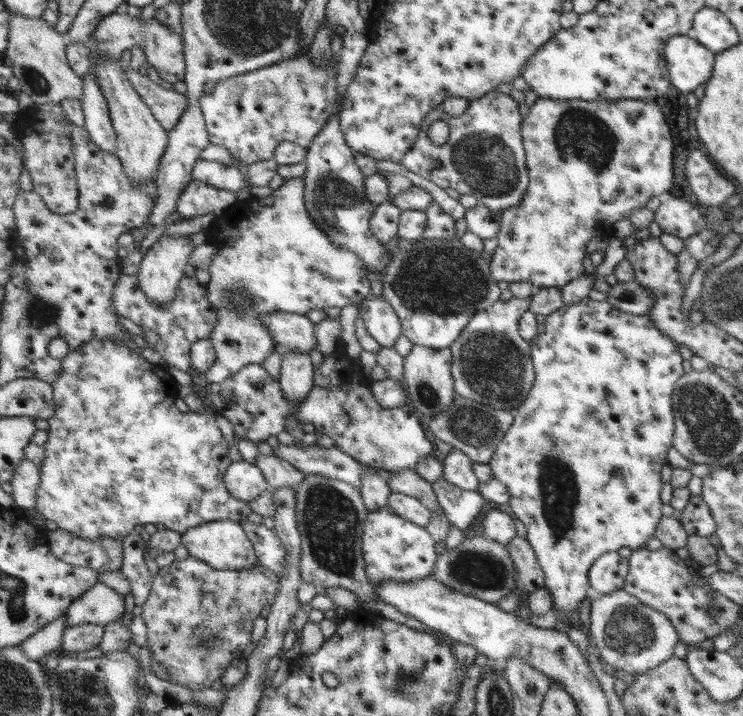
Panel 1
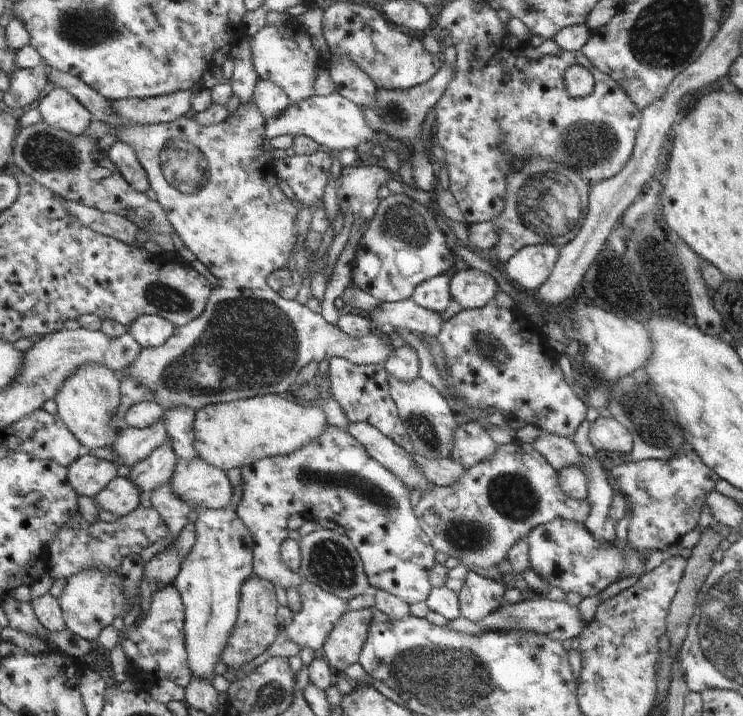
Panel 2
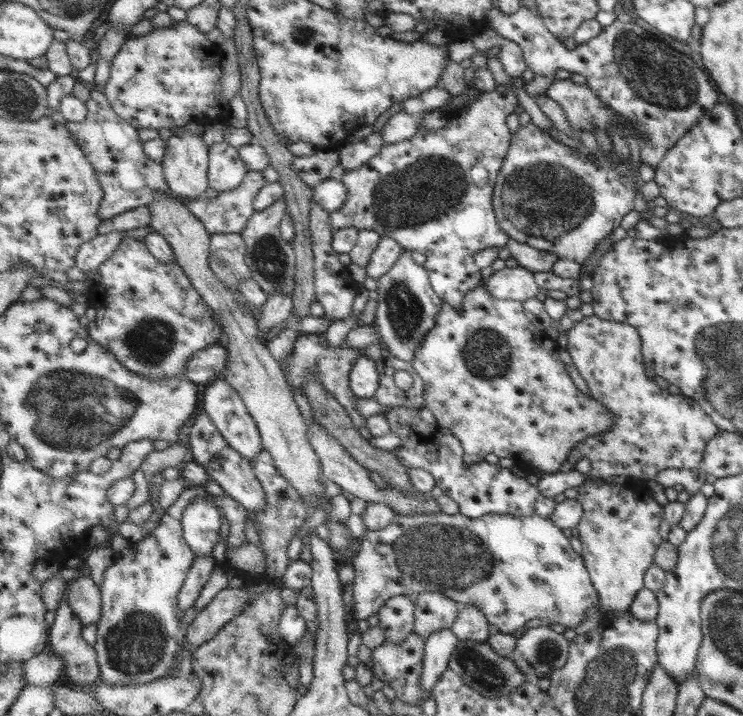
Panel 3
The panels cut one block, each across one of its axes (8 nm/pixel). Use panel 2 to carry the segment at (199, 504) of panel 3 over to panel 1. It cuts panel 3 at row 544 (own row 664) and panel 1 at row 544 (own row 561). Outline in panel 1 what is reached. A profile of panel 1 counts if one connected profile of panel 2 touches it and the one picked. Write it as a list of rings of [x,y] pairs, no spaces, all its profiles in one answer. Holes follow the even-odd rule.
[[[209,522],[205,526],[197,526],[183,534],[183,546],[189,550],[191,556],[207,562],[217,570],[253,570],[261,566],[261,558],[255,550],[253,540],[245,534],[245,528],[237,522]]]

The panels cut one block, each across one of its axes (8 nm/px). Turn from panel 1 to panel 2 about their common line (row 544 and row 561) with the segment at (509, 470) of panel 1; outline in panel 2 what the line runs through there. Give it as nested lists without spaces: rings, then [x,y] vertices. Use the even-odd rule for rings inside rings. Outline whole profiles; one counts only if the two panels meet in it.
[[[553,520],[549,524],[537,526],[535,530],[531,530],[525,542],[529,548],[531,570],[543,582],[547,582],[549,588],[557,586],[565,594],[577,592],[583,598],[601,594],[609,584],[617,582],[619,578],[639,576],[645,564],[641,552],[631,548],[629,544],[617,546],[617,538],[611,544],[599,544],[581,524],[569,520]]]

